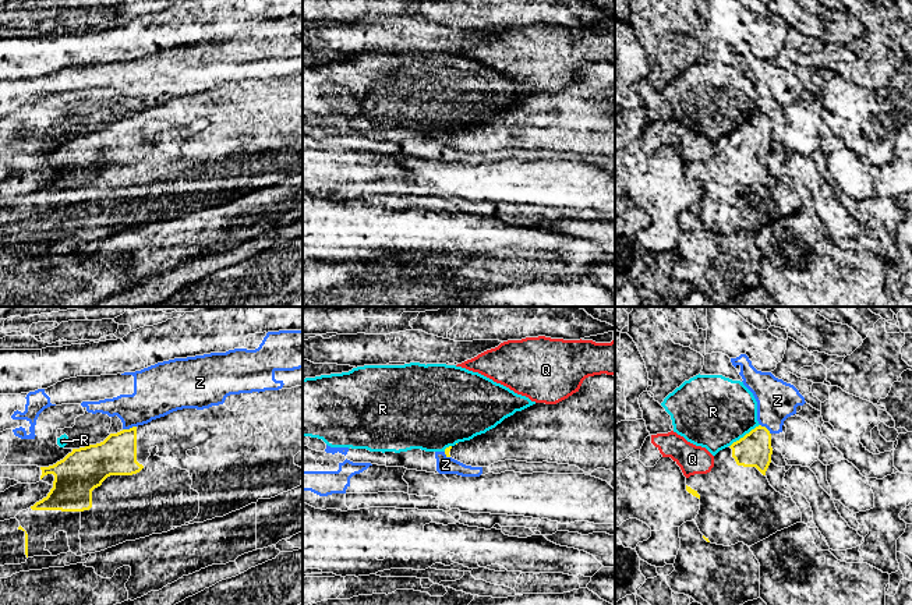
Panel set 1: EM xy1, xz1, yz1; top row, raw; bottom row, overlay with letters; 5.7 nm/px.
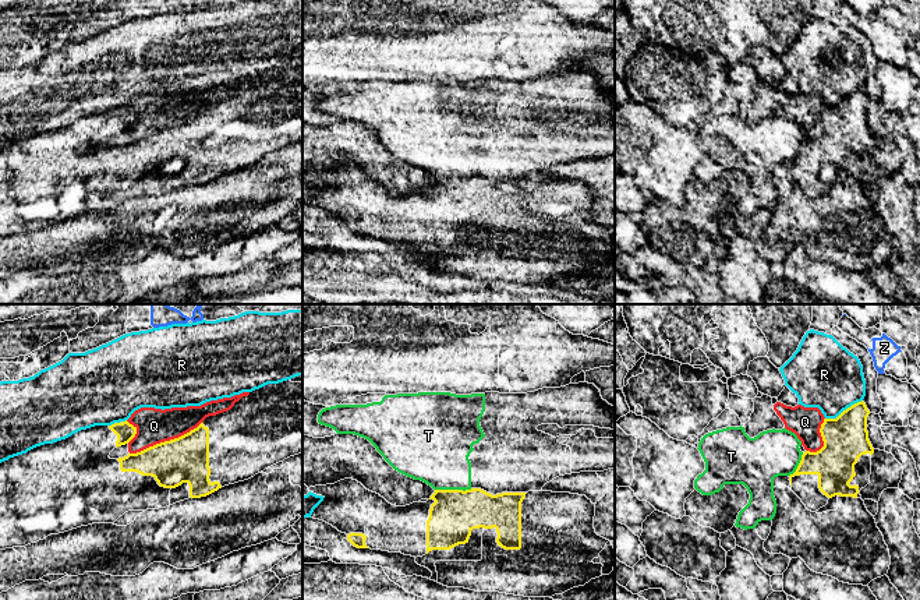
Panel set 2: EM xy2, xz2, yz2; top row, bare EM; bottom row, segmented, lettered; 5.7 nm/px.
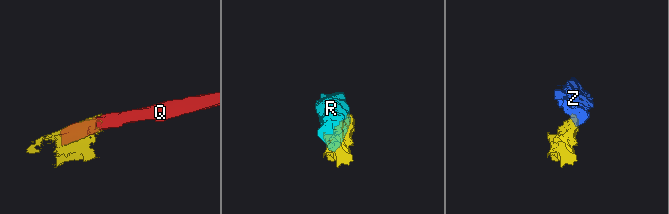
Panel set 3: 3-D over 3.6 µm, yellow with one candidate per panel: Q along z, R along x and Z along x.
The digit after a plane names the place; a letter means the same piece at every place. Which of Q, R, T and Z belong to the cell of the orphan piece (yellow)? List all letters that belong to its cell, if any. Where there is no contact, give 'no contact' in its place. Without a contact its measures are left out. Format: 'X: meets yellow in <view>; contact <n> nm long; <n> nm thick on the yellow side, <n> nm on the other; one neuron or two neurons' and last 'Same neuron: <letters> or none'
Q: meets yellow in xy2; contact 460 nm long; 280 nm thick on the yellow side, 200 nm on the other; two neurons
R: meets yellow in yz2; contact 240 nm long; 260 nm thick on the yellow side, 400 nm on the other; two neurons
T: meets yellow in xz2; contact 220 nm long; 280 nm thick on the yellow side, 380 nm on the other; two neurons
Z: meets yellow in xy1; contact 80 nm long; 220 nm thick on the yellow side, 260 nm on the other; two neurons
Same neuron: none

